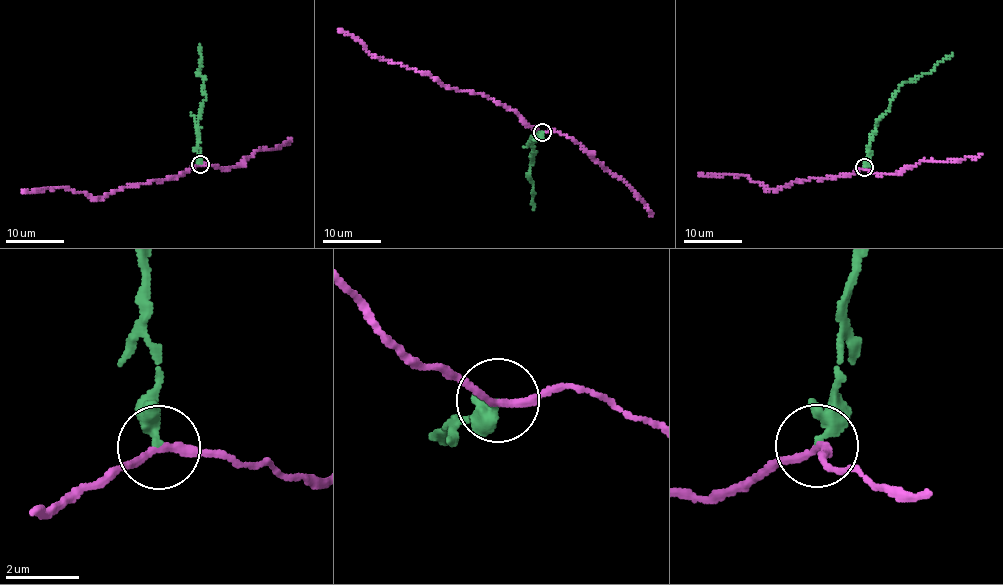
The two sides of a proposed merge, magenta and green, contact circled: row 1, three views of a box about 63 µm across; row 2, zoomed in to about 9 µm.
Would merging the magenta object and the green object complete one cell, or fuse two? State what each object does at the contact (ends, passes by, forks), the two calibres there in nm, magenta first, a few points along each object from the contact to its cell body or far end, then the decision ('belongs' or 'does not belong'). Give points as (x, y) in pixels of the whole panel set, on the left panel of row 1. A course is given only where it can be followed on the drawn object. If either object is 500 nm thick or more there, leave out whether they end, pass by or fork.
magenta passes by; green passes by; calibres 200 and 220 nm; course magenta (200, 163), (175, 177), (122, 186), (102, 198), (90, 198), (82, 191), (66, 188), (23, 191); course green (200, 163), (197, 128), (205, 99), (204, 78), (198, 71), (201, 67), (198, 60), (200, 45); does not belong

